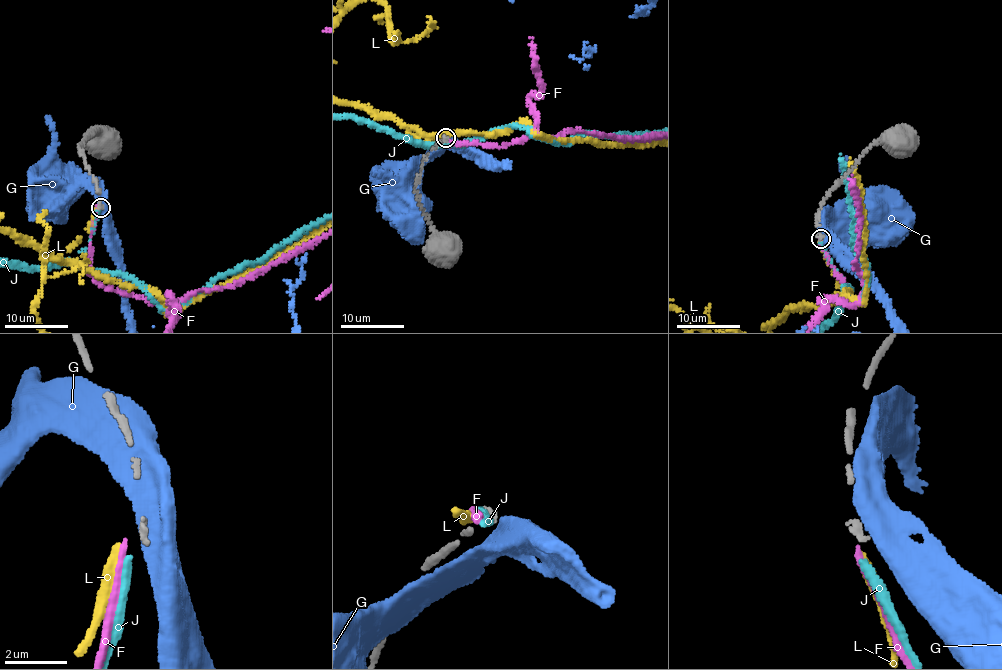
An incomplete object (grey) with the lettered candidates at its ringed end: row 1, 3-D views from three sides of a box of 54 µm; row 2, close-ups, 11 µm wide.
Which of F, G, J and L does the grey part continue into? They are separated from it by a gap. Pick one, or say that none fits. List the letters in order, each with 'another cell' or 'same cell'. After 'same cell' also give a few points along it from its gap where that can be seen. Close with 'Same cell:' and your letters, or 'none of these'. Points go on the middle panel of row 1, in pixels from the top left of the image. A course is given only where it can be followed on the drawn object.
F: another cell
G: another cell
J: another cell
L: another cell
Same cell: none of these

